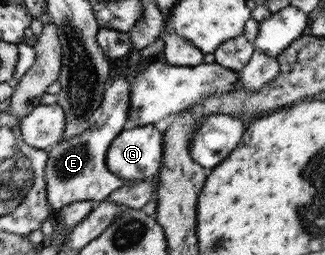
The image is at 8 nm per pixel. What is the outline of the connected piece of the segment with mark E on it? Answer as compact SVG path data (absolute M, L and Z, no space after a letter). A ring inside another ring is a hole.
M129 58L127 63L117 69L117 76L111 87L105 91L102 107L95 118L91 129L81 135L70 137L50 147L47 152L47 161L44 169L47 203L50 209L61 210L67 204L76 201L94 201L98 203L110 197L110 193L123 187L134 184L133 181L119 179L106 166L106 153L111 142L130 126L128 109L130 106L129 91Z

